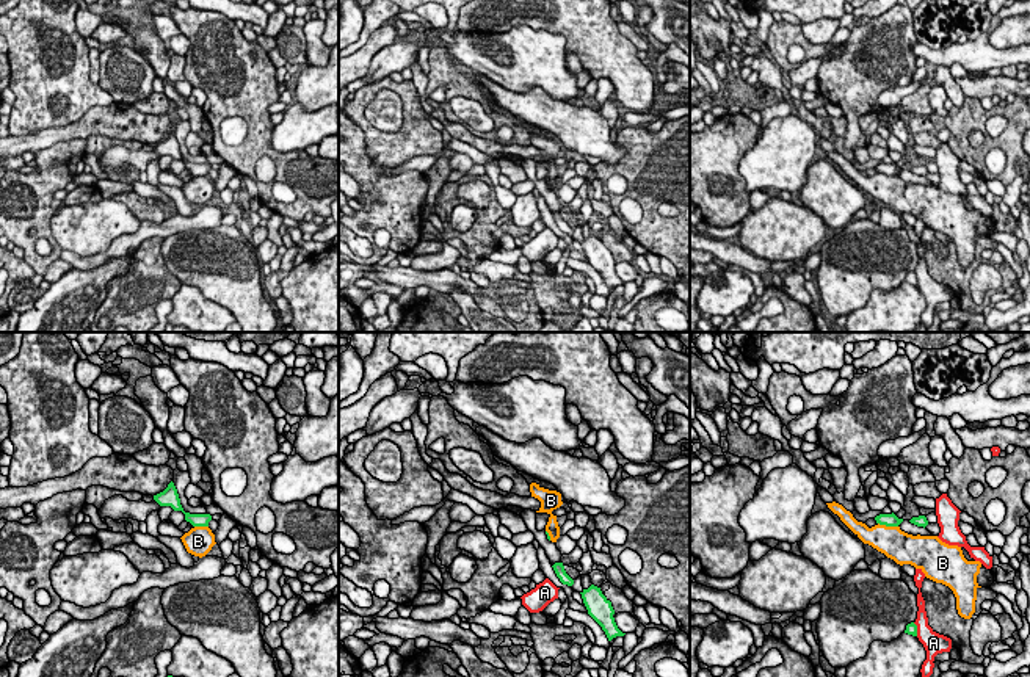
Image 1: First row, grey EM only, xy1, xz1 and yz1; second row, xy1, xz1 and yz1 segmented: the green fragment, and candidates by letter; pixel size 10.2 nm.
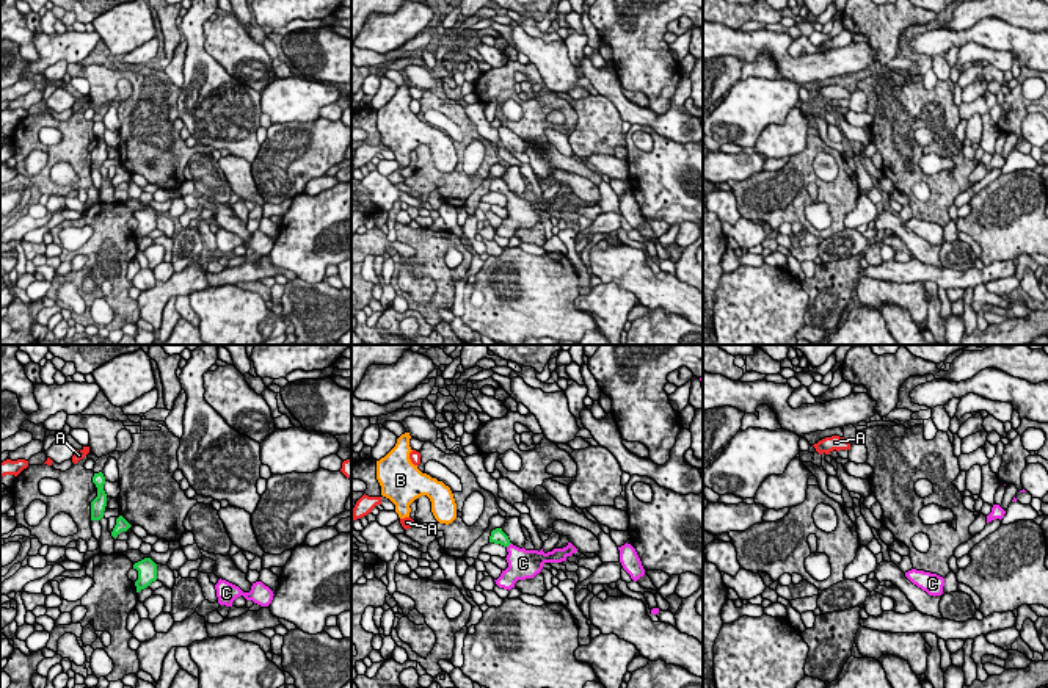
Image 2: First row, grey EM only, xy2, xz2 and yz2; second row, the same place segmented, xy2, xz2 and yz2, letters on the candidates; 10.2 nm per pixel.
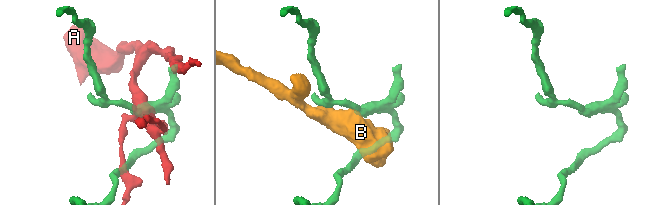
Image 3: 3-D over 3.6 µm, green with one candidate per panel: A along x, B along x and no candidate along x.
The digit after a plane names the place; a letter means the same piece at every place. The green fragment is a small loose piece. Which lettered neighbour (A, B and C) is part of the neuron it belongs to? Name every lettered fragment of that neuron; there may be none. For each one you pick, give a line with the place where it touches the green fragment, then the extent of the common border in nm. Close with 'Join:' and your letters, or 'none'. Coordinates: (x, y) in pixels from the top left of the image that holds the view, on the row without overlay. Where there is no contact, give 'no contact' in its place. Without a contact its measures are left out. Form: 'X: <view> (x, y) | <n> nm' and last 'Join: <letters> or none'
C: xz2 (509, 193) | 70 nm
Join: C

